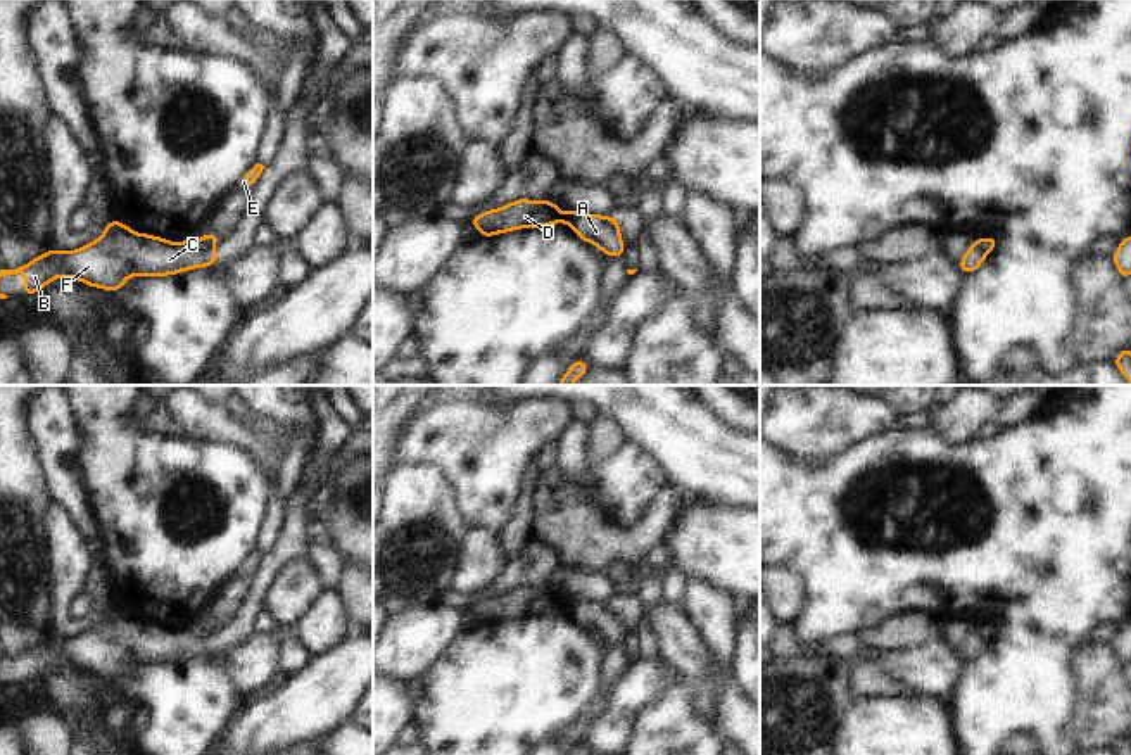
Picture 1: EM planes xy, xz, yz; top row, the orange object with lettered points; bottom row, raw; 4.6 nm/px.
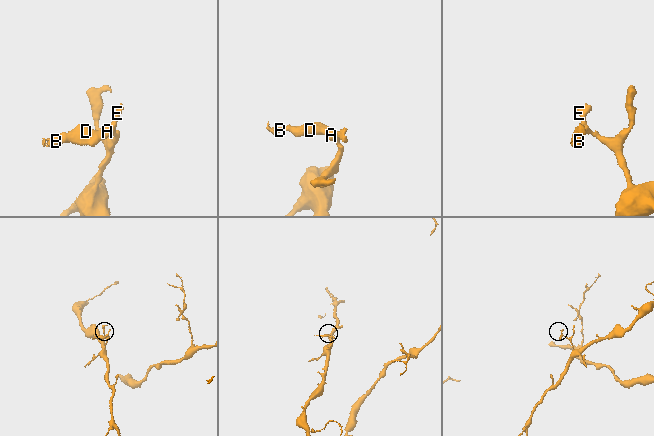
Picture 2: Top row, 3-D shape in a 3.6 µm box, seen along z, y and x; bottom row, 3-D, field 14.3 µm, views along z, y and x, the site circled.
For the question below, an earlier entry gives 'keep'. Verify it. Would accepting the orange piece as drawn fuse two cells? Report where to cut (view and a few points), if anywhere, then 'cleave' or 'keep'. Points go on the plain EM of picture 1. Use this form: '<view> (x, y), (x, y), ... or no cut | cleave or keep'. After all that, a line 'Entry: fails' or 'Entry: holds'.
xy (187, 628), (192, 634), (208, 636) | cleave
Entry: fails

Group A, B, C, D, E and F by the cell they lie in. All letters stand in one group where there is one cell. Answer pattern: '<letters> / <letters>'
A E / B C D F

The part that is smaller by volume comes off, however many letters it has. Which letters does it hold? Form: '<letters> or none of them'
B, C, D, F

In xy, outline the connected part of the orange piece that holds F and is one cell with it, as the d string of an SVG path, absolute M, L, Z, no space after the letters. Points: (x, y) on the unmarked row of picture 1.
M111 606L98 625L76 638L50 636L0 663L24 663L22 682L36 682L62 663L86 674L119 679L131 663L174 663L183 658L212 655L221 638L192 636L188 627L171 629L152 620L138 620L121 606Z

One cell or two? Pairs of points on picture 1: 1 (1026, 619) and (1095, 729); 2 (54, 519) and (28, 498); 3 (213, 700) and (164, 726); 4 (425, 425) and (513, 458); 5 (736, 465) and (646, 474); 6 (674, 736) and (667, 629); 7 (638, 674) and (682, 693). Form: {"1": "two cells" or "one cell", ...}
{"1": "two cells", "2": "two cells", "3": "one cell", "4": "one cell", "5": "two cells", "6": "two cells", "7": "two cells"}

